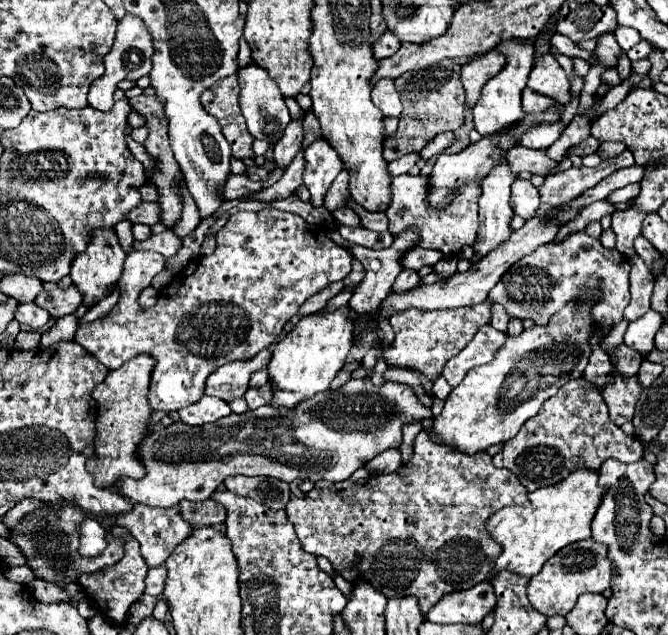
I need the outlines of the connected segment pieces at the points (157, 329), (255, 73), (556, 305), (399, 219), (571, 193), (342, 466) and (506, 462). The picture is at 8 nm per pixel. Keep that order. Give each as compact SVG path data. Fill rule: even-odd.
M265 207L257 213L239 211L219 229L217 233L217 249L209 257L191 259L165 287L159 291L157 303L149 309L141 309L137 305L137 295L133 291L133 281L125 279L127 271L137 269L139 265L133 259L125 263L125 275L119 279L123 287L123 295L113 311L89 325L77 329L75 341L91 351L107 369L119 369L123 363L131 361L135 355L151 355L155 359L155 367L151 373L149 387L149 407L153 411L179 411L201 399L205 393L207 377L219 369L227 361L235 359L251 359L261 349L275 343L281 335L285 323L299 313L299 307L323 287L333 281L345 279L351 271L353 255L347 247L339 247L339 243L331 243L327 239L327 229L319 225L307 223L301 215L279 211L273 207Z
M249 63L245 69L239 69L237 75L239 75L239 87L241 87L239 105L241 105L241 113L247 121L249 133L255 139L265 139L269 145L275 145L281 139L287 123L291 121L289 109L285 105L285 99L283 99L279 87L269 79L267 71L257 67L255 63Z
M577 231L577 233L567 235L563 241L551 241L547 245L539 245L535 253L525 255L523 259L519 259L519 263L521 263L521 271L507 271L499 279L499 283L489 291L489 301L503 305L511 319L521 319L521 321L531 319L535 325L543 327L551 321L551 315L555 315L555 311L559 311L561 307L565 307L571 301L581 299L581 293L599 287L599 319L595 319L595 335L591 335L591 349L593 351L591 351L591 359L589 359L589 365L587 365L587 371L585 371L585 379L603 383L603 379L609 377L607 373L613 367L611 367L609 353L599 349L599 343L623 319L623 309L631 301L631 293L629 293L631 263L629 263L629 259L619 255L619 251L615 251L615 249L603 247L599 239L591 239L585 231Z
M399 175L391 181L391 203L387 207L389 217L389 233L395 235L395 231L403 231L409 227L415 227L421 233L421 247L425 249L439 249L445 253L445 257L457 255L463 245L473 245L477 237L477 199L479 199L479 185L469 183L463 187L461 195L449 203L443 209L433 209L427 203L427 179L423 177L411 177Z
M625 149L619 157L601 161L601 165L595 167L595 169L587 169L587 167L577 169L577 167L571 167L565 173L549 175L545 179L545 183L539 187L541 201L543 203L567 203L567 199L573 199L579 193L583 193L585 189L597 185L601 179L605 179L607 175L611 175L615 169L629 167L633 163L635 163L633 153L629 149Z
M349 379L339 389L327 389L299 403L291 411L275 411L273 407L265 405L255 411L247 411L243 415L227 415L215 423L191 427L181 421L171 423L169 427L157 427L145 435L137 449L137 459L145 469L143 479L119 477L115 481L115 491L123 497L131 499L133 503L143 503L149 507L173 507L181 499L187 501L203 501L207 499L227 477L231 475L265 475L275 477L285 483L299 485L305 479L319 481L345 481L351 473L363 467L369 459L379 455L389 447L397 447L401 443L401 425L417 419L431 417L431 409L423 407L417 395L403 383L383 383L381 387L373 387L371 381L363 379ZM335 427L367 427L367 431L355 429L335 429Z
M573 379L565 383L557 395L547 399L536 416L527 419L519 435L505 443L503 451L493 457L495 467L505 467L517 475L517 479L529 489L555 485L563 481L575 469L587 467L597 471L601 463L615 457L623 463L633 463L643 457L643 445L639 439L625 435L615 423L611 423L607 405L597 389L585 379Z

